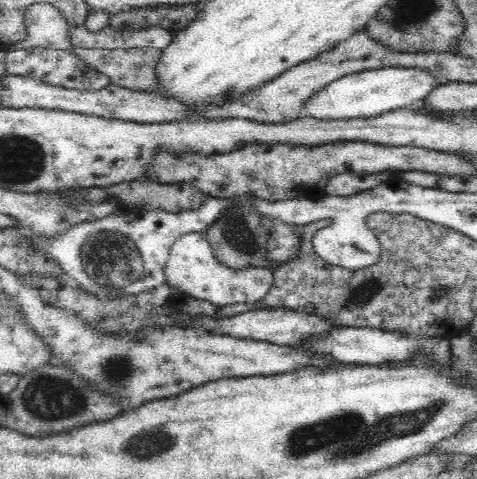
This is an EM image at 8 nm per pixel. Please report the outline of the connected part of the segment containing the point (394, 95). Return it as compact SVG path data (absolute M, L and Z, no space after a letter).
M379 68L341 76L319 88L304 101L300 116L314 120L352 120L372 118L380 114L420 102L438 83L446 80L434 78L419 68Z

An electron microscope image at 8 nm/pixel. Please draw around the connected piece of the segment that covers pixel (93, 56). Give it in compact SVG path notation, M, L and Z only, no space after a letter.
M152 47L127 49L74 48L80 60L105 74L112 84L134 90L156 90L154 65L160 51Z

